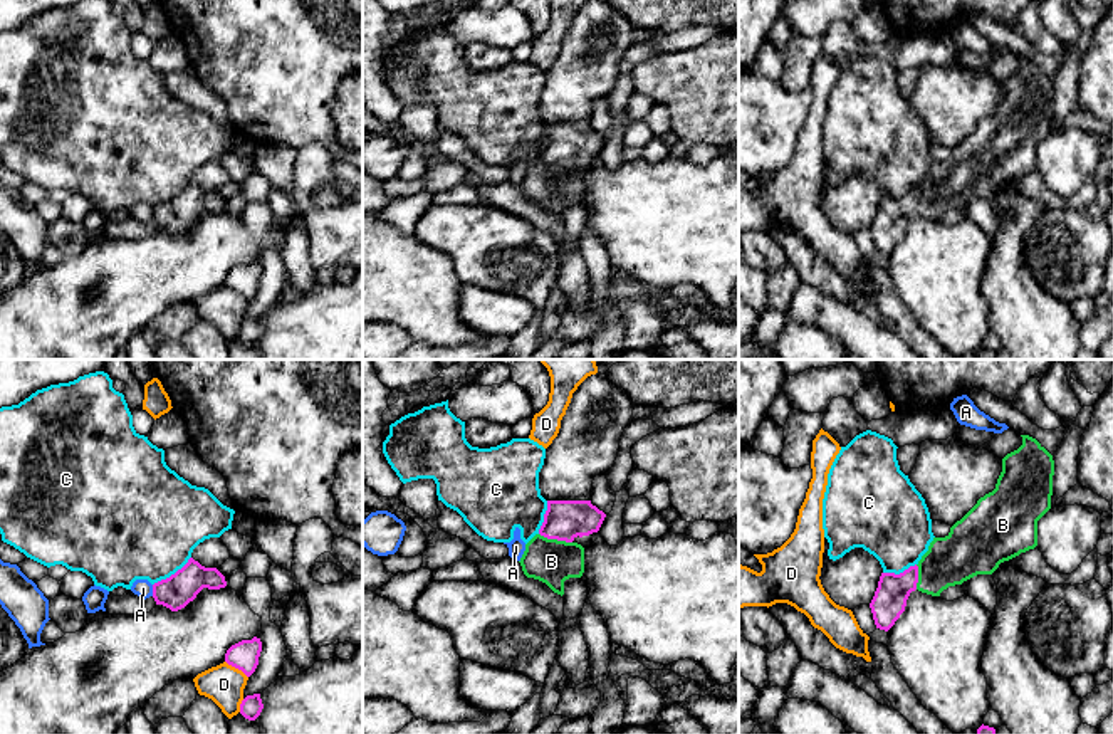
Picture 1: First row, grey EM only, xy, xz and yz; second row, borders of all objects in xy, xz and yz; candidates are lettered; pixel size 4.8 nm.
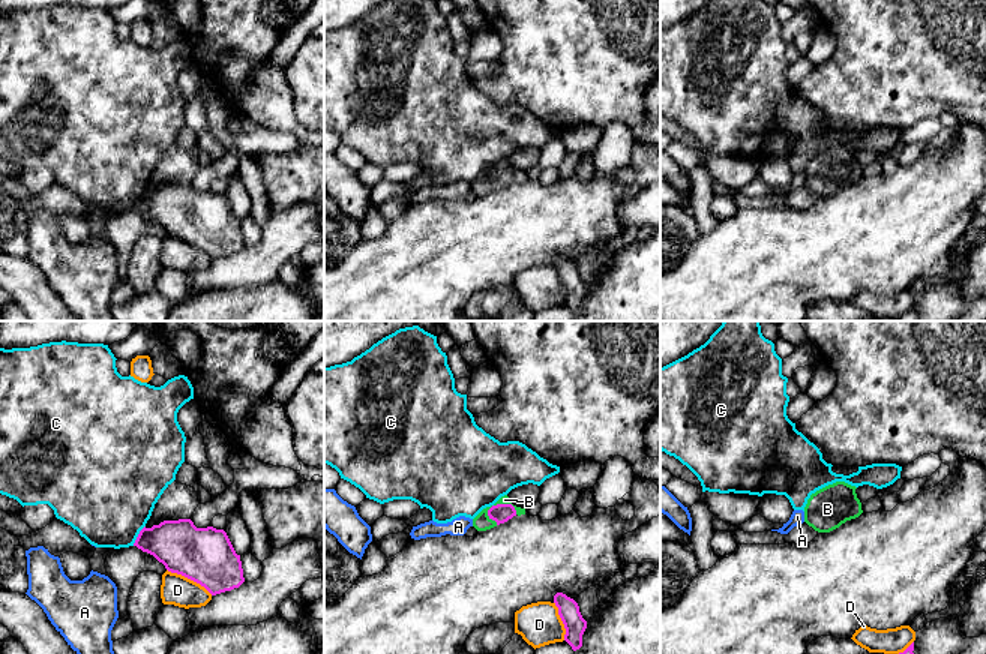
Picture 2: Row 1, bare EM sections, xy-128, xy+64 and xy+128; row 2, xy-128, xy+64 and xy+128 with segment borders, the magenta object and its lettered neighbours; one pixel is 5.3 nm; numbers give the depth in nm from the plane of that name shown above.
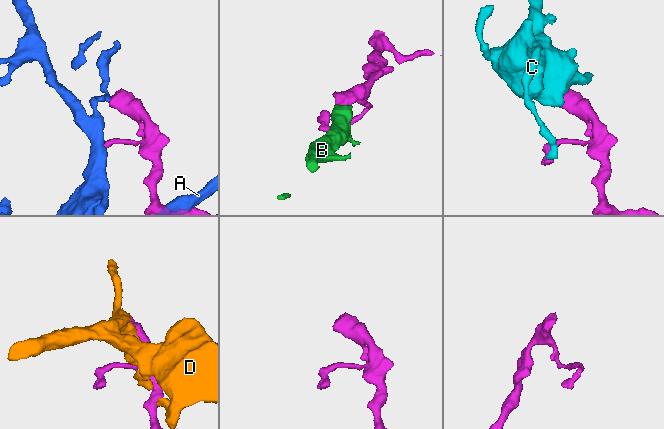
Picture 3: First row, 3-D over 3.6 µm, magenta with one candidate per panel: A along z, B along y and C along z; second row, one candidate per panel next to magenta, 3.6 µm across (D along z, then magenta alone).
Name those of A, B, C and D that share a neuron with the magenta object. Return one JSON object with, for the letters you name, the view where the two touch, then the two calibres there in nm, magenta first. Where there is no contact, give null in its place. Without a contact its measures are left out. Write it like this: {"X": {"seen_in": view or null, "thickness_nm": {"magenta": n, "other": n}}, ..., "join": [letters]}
{"B": {"seen_in": "xz", "thickness_nm": {"magenta": 190, "other": 220}}, "join": ["B"]}

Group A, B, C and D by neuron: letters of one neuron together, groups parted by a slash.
A / B / C / D

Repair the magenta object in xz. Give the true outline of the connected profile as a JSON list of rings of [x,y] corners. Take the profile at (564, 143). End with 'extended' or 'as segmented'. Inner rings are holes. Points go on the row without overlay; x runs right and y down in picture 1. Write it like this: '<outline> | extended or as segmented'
[[[547,124],[544,146],[519,185],[524,198],[562,220],[564,205],[584,197],[584,171],[574,163],[598,156],[604,141],[591,124]]] | extended

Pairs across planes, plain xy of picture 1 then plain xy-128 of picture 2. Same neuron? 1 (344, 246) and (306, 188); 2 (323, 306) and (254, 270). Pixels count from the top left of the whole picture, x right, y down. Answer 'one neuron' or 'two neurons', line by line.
1: two neurons
2: two neurons

